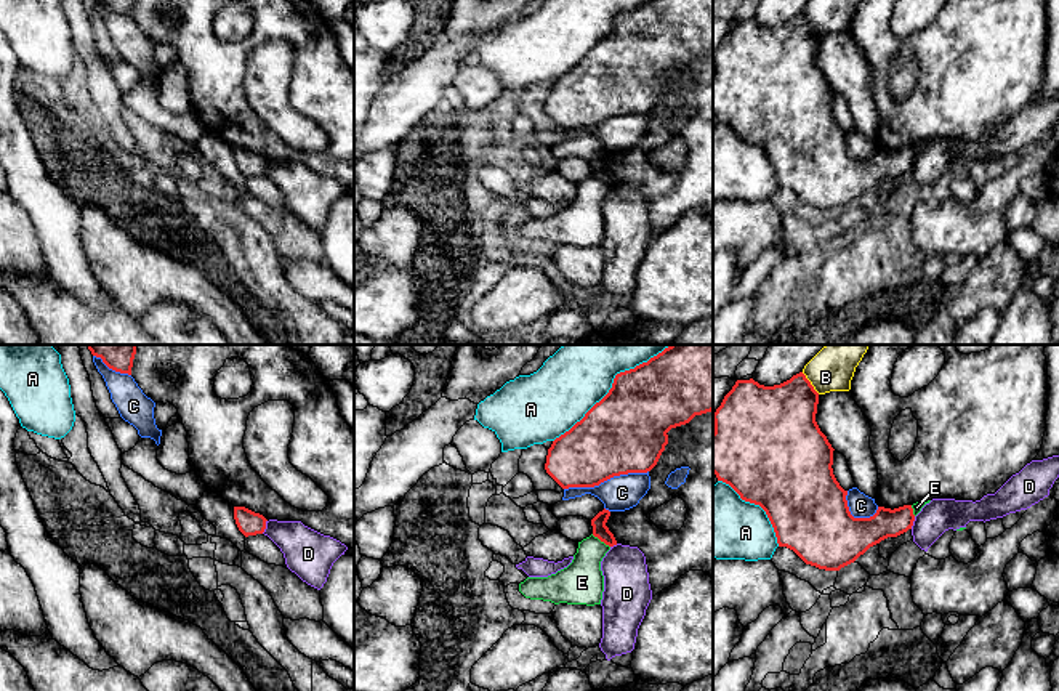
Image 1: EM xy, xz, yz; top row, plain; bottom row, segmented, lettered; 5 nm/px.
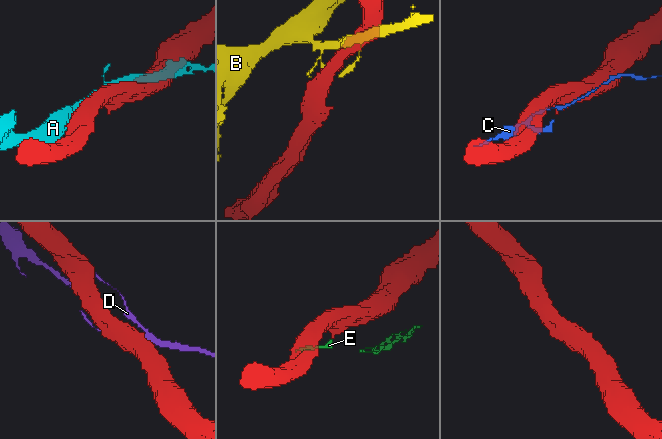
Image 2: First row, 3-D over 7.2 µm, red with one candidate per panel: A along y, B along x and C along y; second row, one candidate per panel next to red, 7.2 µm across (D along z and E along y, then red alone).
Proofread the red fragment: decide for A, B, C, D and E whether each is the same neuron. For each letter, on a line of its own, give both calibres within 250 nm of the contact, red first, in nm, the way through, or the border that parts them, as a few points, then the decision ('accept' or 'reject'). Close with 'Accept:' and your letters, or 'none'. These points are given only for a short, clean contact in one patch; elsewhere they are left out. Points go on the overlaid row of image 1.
A: 400/340 nm | reject
B: 380/220 nm | reject
C: 400/180 nm | reject
D: 120/240 nm | reject
E: 80/220 nm | along xz (591, 534), (609, 547) | reject
Accept: none

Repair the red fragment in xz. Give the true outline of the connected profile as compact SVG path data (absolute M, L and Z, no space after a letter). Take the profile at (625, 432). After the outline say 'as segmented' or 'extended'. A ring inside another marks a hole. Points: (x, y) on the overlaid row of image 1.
M670 345L647 362L615 375L609 393L596 402L569 431L556 438L548 449L545 470L562 487L594 487L628 473L650 471L671 428L689 423L695 415L713 410L713 345Z | as segmented

